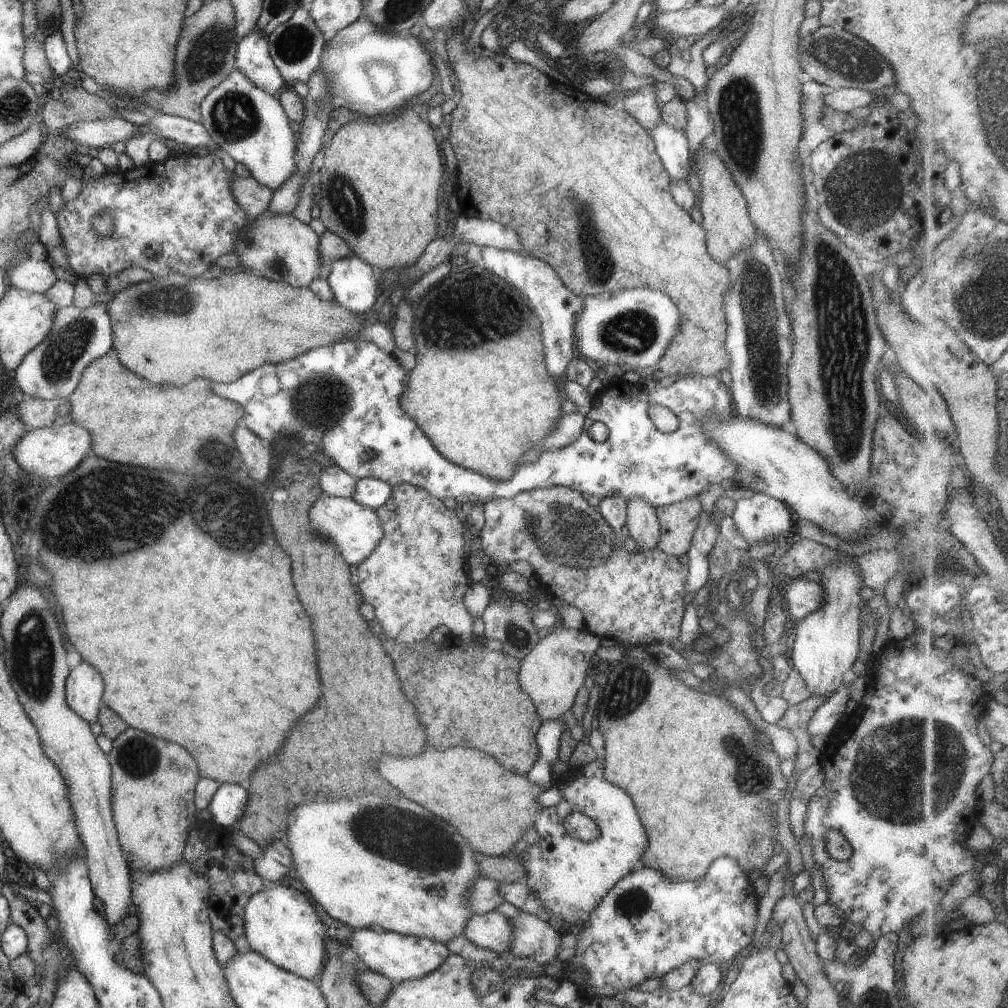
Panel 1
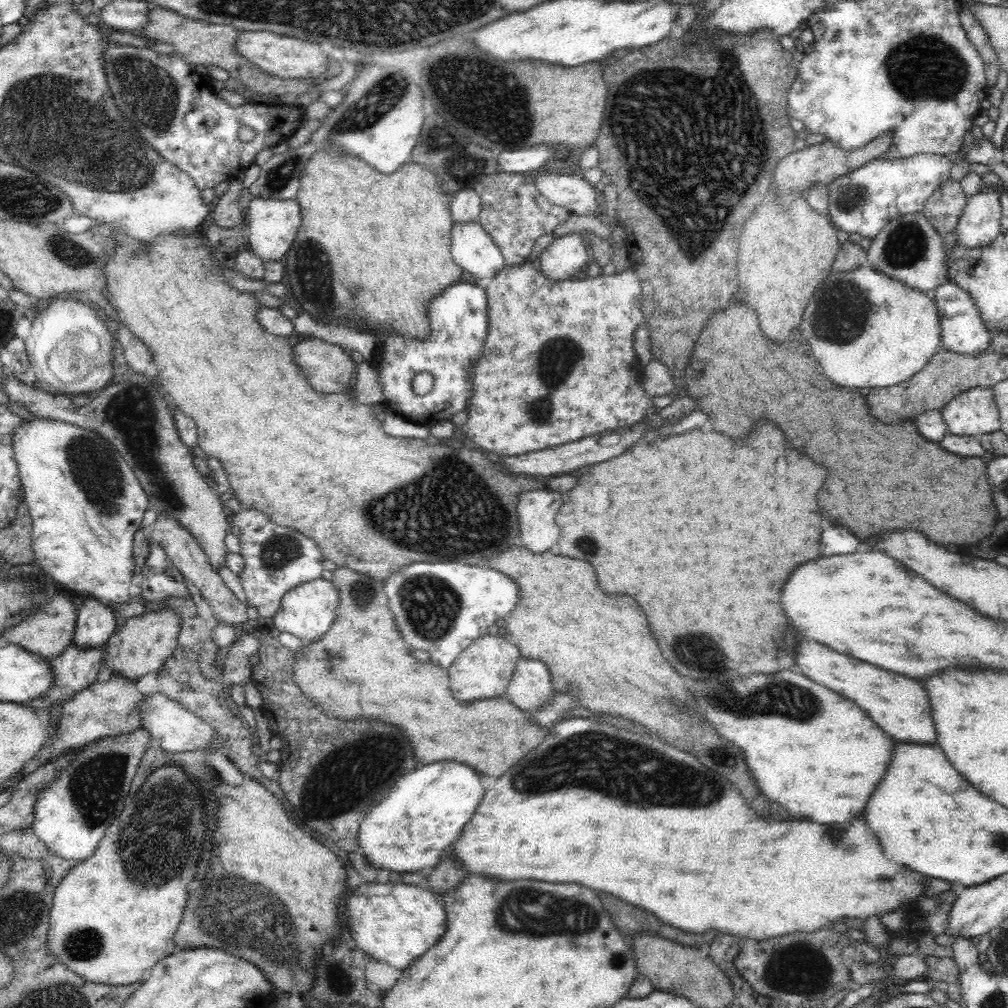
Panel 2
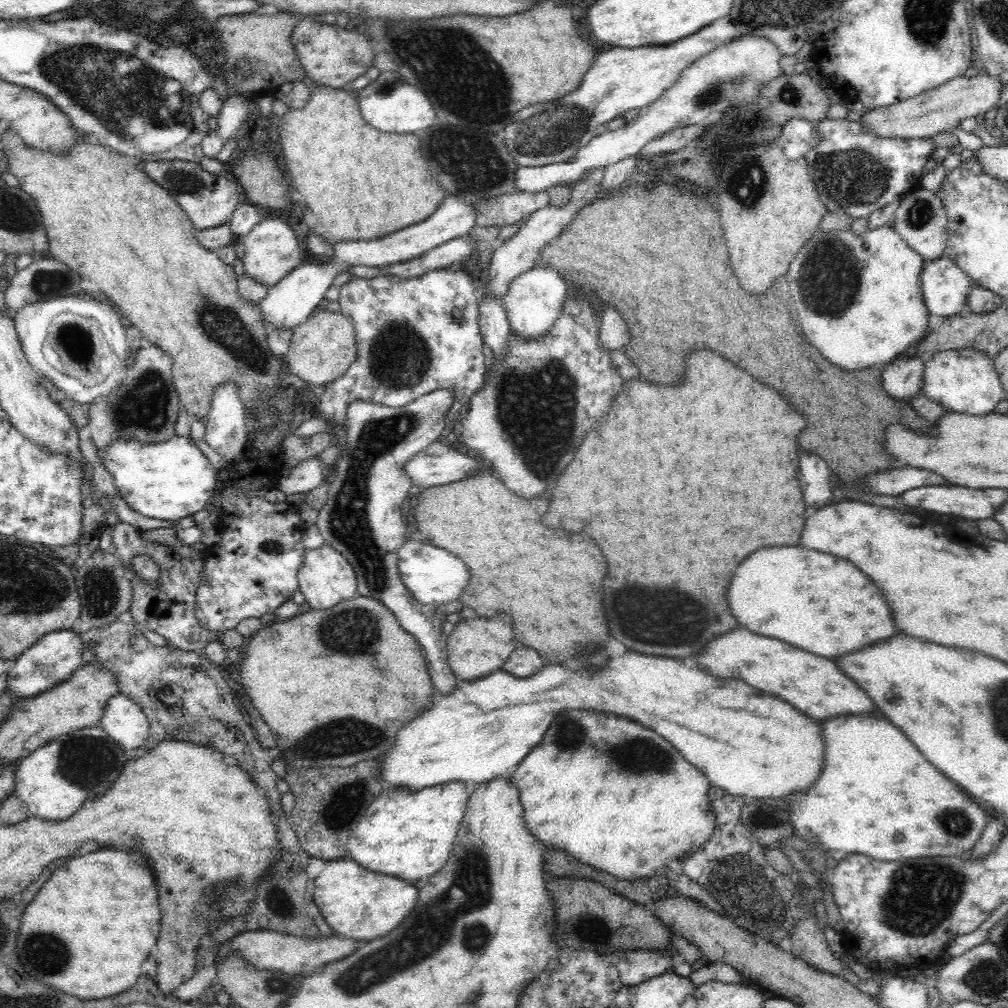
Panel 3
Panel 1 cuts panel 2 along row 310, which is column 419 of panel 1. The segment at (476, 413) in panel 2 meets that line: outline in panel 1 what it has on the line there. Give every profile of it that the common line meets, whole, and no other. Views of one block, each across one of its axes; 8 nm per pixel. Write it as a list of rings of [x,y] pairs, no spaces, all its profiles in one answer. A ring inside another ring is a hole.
[[[398,484],[390,494],[390,500],[383,506],[376,509],[378,518],[380,518],[380,524],[382,524],[382,530],[384,530],[384,538],[376,546],[374,552],[366,558],[366,560],[360,562],[358,570],[356,570],[356,576],[358,576],[358,589],[361,596],[364,596],[364,602],[372,604],[374,606],[374,612],[376,612],[376,620],[382,624],[382,630],[388,638],[396,640],[396,642],[418,642],[418,640],[424,640],[426,636],[429,636],[431,632],[437,627],[445,626],[450,629],[453,635],[460,636],[464,641],[470,641],[472,639],[472,629],[474,617],[470,616],[466,606],[464,606],[464,594],[466,590],[470,588],[475,575],[470,574],[468,559],[466,559],[466,552],[464,552],[464,539],[465,530],[460,518],[458,518],[455,510],[446,508],[442,500],[435,498],[430,492],[425,491],[424,488],[413,486],[412,484]]]

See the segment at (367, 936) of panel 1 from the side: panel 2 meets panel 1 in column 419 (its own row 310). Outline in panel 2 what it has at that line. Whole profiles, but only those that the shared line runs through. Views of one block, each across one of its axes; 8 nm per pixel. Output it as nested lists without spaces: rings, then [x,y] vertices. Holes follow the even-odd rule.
[[[950,280],[937,286],[932,297],[939,316],[941,328],[941,346],[946,349],[966,355],[979,355],[989,350],[989,342],[993,332],[989,331],[976,309],[972,297],[967,290],[960,288]]]

